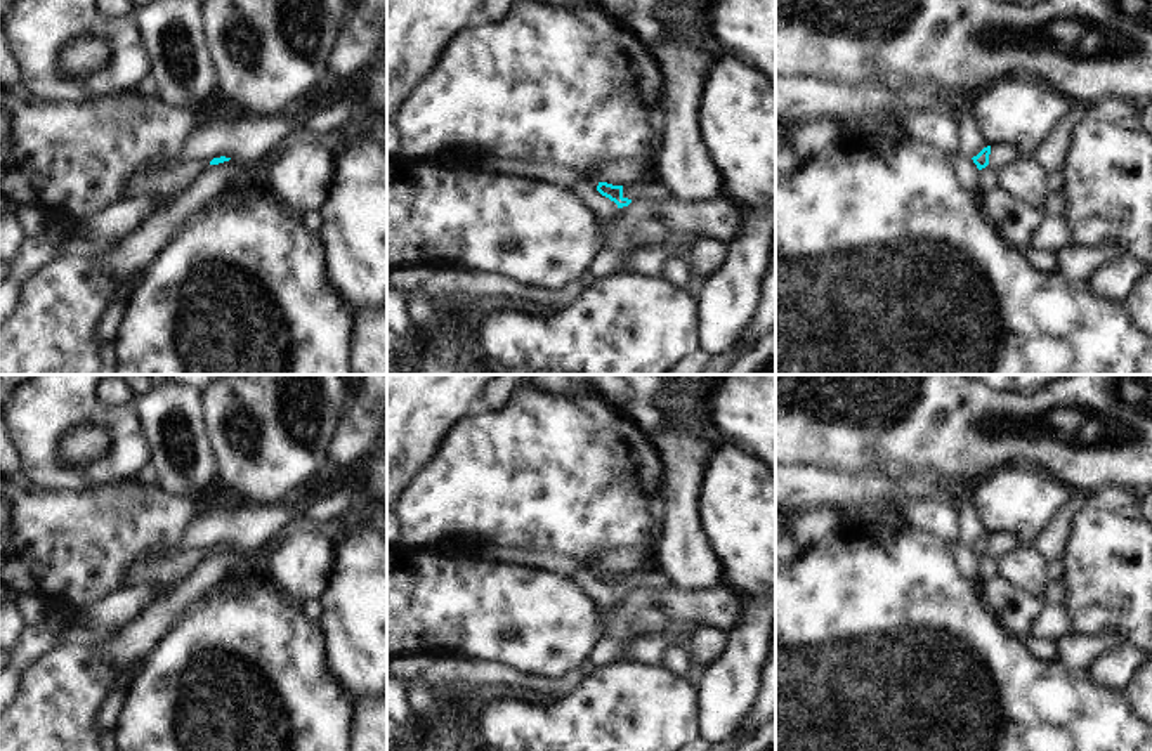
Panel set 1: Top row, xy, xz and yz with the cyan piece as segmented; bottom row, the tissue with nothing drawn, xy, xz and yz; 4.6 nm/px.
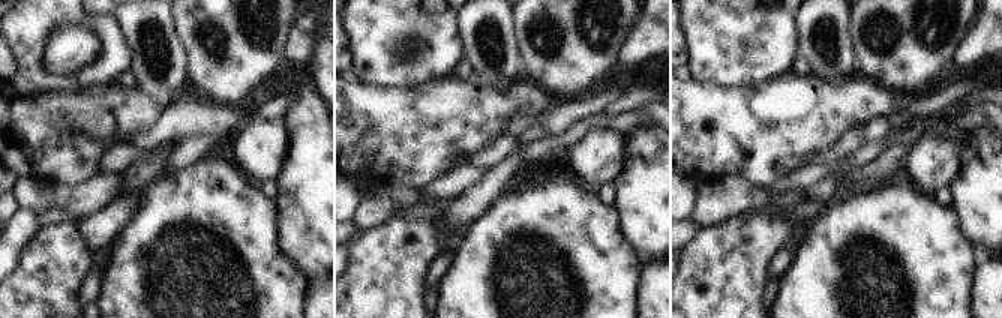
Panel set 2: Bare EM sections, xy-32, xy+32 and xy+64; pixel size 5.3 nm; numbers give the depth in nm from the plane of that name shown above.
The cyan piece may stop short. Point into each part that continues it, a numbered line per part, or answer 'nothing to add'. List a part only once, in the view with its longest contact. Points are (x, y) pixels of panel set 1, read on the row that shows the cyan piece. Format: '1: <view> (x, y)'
nothing to add

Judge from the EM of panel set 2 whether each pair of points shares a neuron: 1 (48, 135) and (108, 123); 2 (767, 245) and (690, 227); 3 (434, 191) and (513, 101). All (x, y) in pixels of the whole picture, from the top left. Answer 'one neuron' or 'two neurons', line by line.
1: one neuron
2: two neurons
3: two neurons

